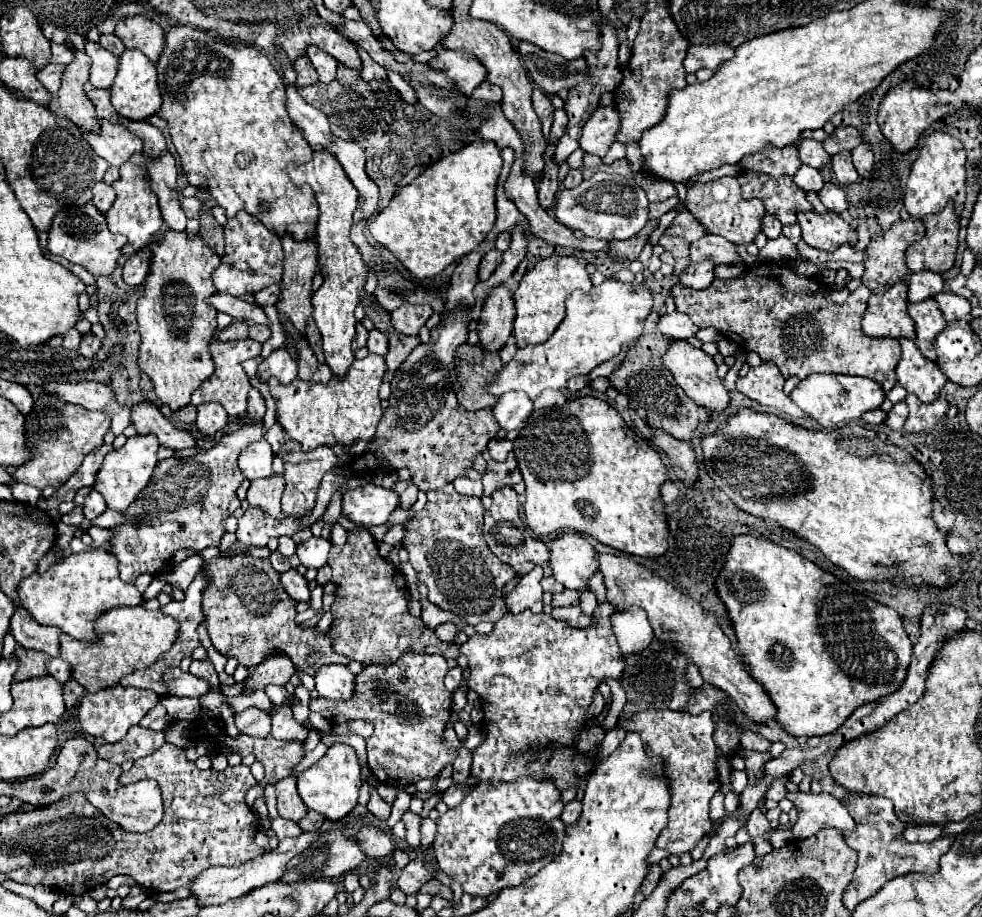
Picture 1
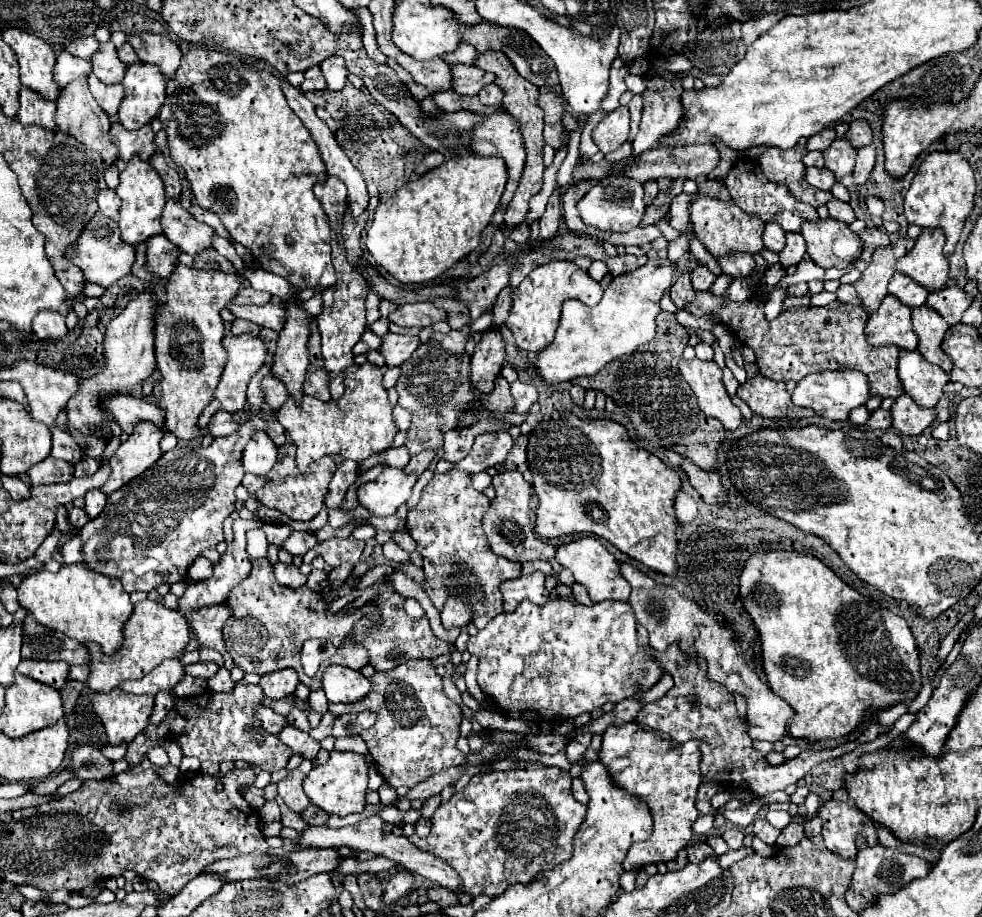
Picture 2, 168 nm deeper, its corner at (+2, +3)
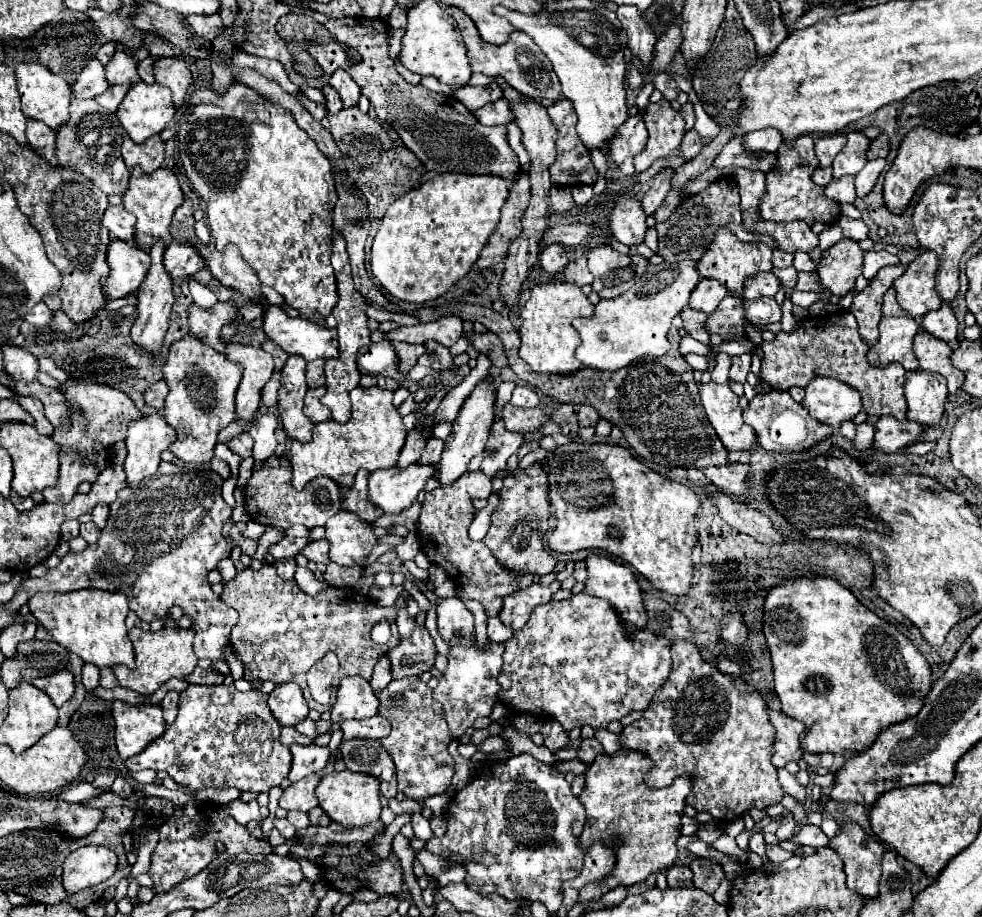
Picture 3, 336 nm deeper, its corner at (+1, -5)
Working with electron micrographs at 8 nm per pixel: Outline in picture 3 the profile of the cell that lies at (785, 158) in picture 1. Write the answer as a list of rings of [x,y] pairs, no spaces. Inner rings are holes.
[[[801,136],[795,142],[795,148],[779,148],[777,150],[777,166],[767,172],[767,194],[761,202],[761,216],[765,220],[775,222],[787,222],[787,220],[807,220],[807,224],[823,222],[831,224],[841,216],[839,202],[823,196],[823,188],[815,186],[811,180],[811,172],[817,168],[815,150],[813,150],[813,138]]]

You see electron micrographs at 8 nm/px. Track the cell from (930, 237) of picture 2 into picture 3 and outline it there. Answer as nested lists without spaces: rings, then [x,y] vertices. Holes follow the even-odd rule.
[[[925,250],[907,266],[905,274],[893,282],[897,290],[897,300],[909,316],[921,318],[927,312],[941,308],[943,300],[935,290],[935,272],[937,254]]]

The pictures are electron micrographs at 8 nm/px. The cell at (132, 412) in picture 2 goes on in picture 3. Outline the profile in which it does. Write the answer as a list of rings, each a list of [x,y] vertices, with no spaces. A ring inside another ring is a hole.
[[[71,380],[71,384],[63,384],[63,394],[67,396],[67,402],[71,404],[71,424],[63,426],[63,428],[55,428],[53,432],[53,442],[57,442],[61,446],[59,452],[59,480],[55,486],[45,488],[43,496],[45,502],[57,502],[57,504],[67,504],[71,502],[73,494],[77,492],[77,486],[87,480],[93,482],[93,476],[97,472],[85,472],[85,464],[79,464],[81,458],[91,456],[91,448],[95,452],[103,452],[107,448],[111,448],[115,442],[125,440],[127,438],[127,426],[133,420],[141,418],[141,412],[137,410],[137,406],[131,402],[131,398],[115,388],[107,388],[101,384],[91,384],[91,382],[77,382]]]

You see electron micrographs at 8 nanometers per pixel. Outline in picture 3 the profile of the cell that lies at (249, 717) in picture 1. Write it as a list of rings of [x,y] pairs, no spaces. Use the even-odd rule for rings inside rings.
[[[283,726],[281,728],[281,736],[279,736],[279,740],[285,744],[285,746],[289,746],[289,744],[313,744],[313,740],[311,738],[307,738],[307,736],[303,736],[303,734],[299,734],[295,728],[291,728],[291,726]]]

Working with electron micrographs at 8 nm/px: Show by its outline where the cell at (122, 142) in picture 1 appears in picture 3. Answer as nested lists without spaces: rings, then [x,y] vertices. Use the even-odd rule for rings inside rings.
[[[159,136],[147,138],[143,144],[135,144],[131,138],[125,138],[121,144],[121,156],[129,168],[141,166],[147,174],[155,172],[163,162],[163,140]]]

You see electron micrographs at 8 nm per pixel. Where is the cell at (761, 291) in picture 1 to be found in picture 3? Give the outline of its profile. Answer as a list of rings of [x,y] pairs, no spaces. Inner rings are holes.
[[[835,318],[835,330],[831,326],[821,328],[811,326],[807,328],[805,322],[797,326],[793,332],[779,332],[771,342],[761,342],[759,348],[763,350],[763,360],[761,360],[761,378],[773,386],[775,390],[789,390],[793,386],[805,388],[809,380],[815,376],[831,376],[837,378],[855,390],[863,394],[863,410],[867,414],[877,414],[885,416],[891,414],[895,418],[905,418],[907,416],[907,404],[903,396],[903,382],[905,382],[905,368],[897,362],[891,362],[883,368],[871,366],[867,362],[867,342],[861,338],[857,330],[857,322],[841,324]]]

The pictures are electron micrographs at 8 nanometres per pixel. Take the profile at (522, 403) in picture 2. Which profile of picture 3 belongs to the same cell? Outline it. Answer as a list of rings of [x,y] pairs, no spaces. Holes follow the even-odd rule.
[[[515,386],[513,396],[511,396],[511,404],[519,406],[519,408],[535,408],[539,404],[539,398],[537,398],[535,390],[531,390],[527,386]]]

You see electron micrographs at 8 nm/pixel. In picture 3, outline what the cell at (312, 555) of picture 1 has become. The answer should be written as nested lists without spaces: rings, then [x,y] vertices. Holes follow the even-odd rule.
[[[285,536],[283,540],[279,540],[277,544],[271,546],[269,554],[273,558],[277,558],[277,560],[281,560],[281,558],[295,558],[307,544],[309,544],[307,538],[289,538],[289,536]]]

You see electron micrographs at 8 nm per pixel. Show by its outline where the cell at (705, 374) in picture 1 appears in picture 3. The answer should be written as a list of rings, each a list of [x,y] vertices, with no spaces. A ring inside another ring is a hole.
[[[699,382],[699,396],[711,426],[727,450],[751,450],[755,442],[755,430],[743,422],[739,396],[729,384]]]

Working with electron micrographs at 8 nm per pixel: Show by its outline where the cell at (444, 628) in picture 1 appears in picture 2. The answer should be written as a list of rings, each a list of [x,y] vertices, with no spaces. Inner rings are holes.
[[[450,596],[442,608],[442,624],[444,628],[466,628],[472,622],[472,614],[460,596]]]

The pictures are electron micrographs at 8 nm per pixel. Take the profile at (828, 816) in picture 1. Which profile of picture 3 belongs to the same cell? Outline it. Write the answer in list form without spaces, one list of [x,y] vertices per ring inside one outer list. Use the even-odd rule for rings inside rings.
[[[845,822],[829,840],[829,846],[845,864],[847,886],[865,898],[877,896],[879,860],[885,852],[881,842],[869,836],[857,822]]]

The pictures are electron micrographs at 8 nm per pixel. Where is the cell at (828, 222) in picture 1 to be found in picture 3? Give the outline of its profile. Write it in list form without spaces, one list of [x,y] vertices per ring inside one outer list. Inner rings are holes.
[[[843,238],[823,250],[817,264],[821,284],[835,296],[843,296],[855,288],[855,278],[863,268],[863,250],[851,238]]]

